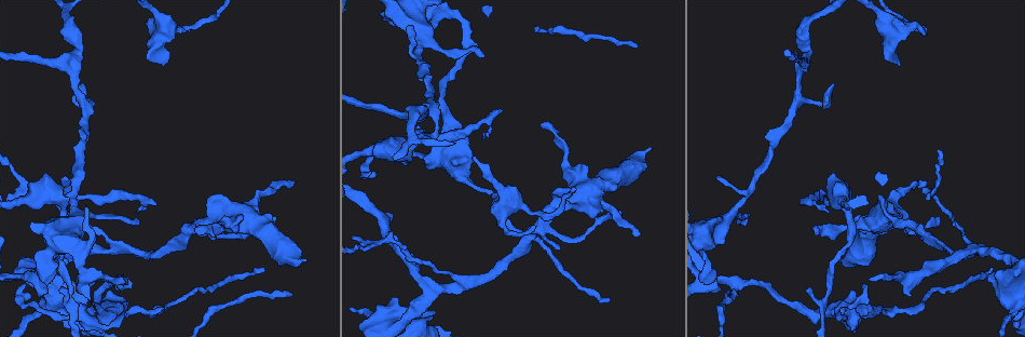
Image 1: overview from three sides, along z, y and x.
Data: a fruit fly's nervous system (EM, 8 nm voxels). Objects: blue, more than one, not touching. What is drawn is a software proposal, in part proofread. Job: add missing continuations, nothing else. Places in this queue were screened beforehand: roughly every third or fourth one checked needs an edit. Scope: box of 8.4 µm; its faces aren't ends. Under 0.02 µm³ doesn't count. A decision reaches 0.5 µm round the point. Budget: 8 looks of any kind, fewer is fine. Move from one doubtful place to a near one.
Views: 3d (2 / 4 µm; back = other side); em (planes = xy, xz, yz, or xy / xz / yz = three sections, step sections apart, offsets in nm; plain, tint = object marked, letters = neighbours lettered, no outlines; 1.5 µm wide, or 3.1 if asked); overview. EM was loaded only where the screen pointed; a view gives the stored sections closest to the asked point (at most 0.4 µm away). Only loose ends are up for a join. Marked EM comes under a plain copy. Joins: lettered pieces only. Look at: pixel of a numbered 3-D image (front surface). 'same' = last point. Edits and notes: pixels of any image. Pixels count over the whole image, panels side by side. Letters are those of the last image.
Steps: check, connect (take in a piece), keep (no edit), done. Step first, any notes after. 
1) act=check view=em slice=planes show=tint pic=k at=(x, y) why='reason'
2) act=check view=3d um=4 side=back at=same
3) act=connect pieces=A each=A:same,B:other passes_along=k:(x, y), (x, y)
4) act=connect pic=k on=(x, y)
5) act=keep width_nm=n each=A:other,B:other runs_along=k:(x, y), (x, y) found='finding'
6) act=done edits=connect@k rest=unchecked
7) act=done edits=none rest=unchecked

act=check view=em slice=xy step=4 show=letters pic=1 at=(917, 31) why='an open end'

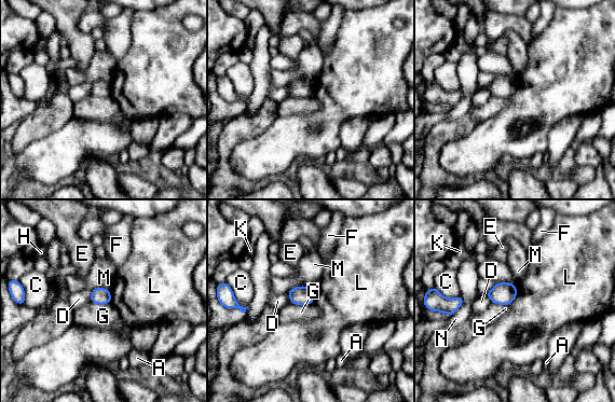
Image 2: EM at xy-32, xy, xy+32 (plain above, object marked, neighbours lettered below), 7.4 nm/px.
act=keep each=A:other,C:other,D:other,E:other,F:other,G:other,H:other,K:other,L:other,M:other,N:other found='none of them fits'

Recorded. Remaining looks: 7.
act=check view=3d um=4 pic=1 at=(276, 218) why='thin end'

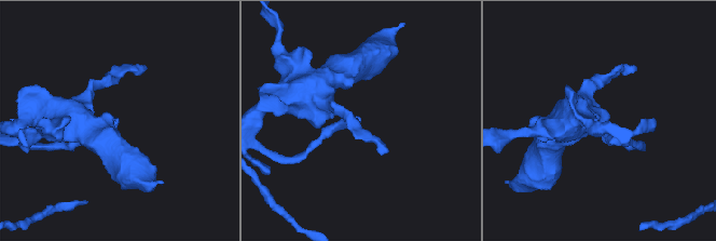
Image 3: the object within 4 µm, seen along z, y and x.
act=check view=em slice=xy step=4 show=letters pic=3 at=(113, 116) why='shape alone is not enough'

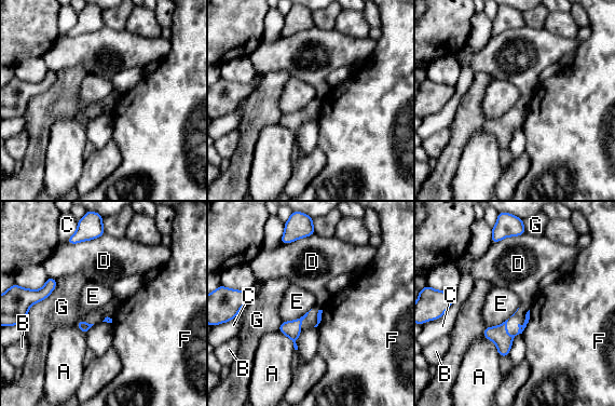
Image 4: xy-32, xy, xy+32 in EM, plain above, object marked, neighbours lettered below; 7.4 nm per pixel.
act=check view=em slice=planes show=letters at=same

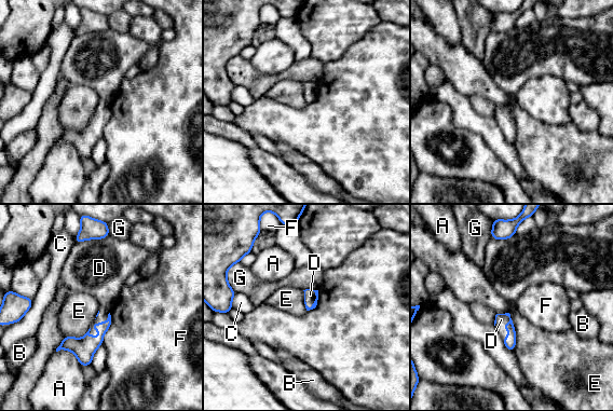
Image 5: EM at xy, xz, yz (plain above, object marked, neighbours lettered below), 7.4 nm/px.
act=keep each=A:other,B:other,C:other,D:other,E:other,F:other,G:other found='no lettered piece goes on from it'

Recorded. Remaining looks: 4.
act=check view=em slice=planes show=letters pic=1 at=(838, 261) why='thick end'

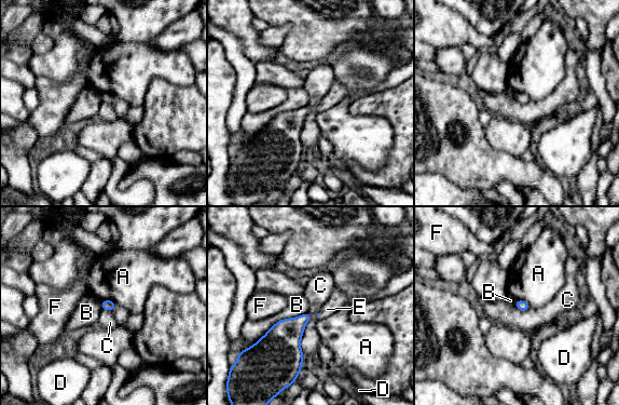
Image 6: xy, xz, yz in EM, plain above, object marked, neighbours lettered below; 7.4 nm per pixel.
act=connect pieces=E each=A:other,B:other,C:other,D:other,E:same,F:other passes_along=6:(106, 305), (114, 308), (121, 314) found='the cell continues'

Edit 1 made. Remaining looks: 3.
act=done edits=connect@6 rest=unchecked

